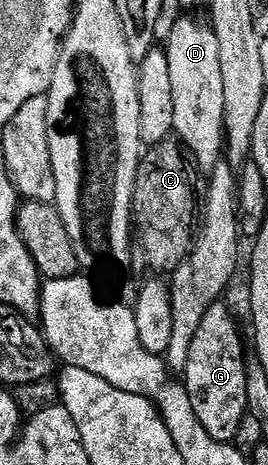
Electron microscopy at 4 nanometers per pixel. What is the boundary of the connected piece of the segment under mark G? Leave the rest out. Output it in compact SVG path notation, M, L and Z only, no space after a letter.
M215 303L206 317L202 317L202 325L198 325L198 333L194 333L188 361L183 364L182 371L186 375L184 379L188 392L192 395L192 402L196 405L198 421L202 421L203 427L216 439L232 441L236 438L236 430L239 429L243 414L250 408L247 385L249 360L244 359L244 339L240 336L240 327L226 303Z

